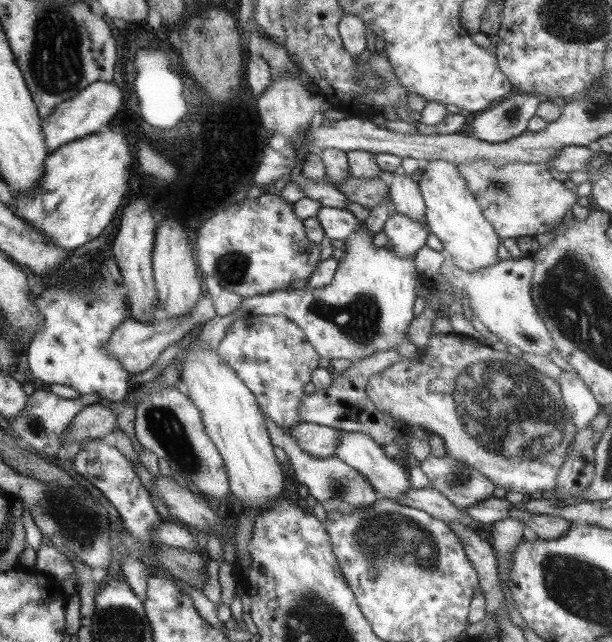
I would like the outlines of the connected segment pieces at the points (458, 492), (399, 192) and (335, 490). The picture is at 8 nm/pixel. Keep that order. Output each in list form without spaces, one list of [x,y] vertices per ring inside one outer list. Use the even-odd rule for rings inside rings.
[[[429,454],[419,466],[429,480],[429,486],[457,509],[485,501],[492,497],[496,488],[486,476],[447,454],[442,457]]]
[[[395,170],[387,176],[387,189],[393,204],[393,212],[423,222],[425,205],[417,183]]]
[[[264,416],[265,427],[269,436],[269,441],[273,446],[279,446],[282,448],[289,458],[291,463],[291,470],[295,474],[295,480],[298,484],[303,484],[309,495],[311,495],[317,503],[319,503],[326,514],[331,512],[339,512],[339,514],[351,514],[351,512],[368,508],[372,506],[377,500],[377,494],[371,487],[371,484],[365,480],[363,475],[355,469],[349,467],[349,465],[343,463],[341,459],[333,456],[319,458],[309,455],[309,453],[303,451],[295,440],[287,434],[279,426],[271,423],[268,417]]]

